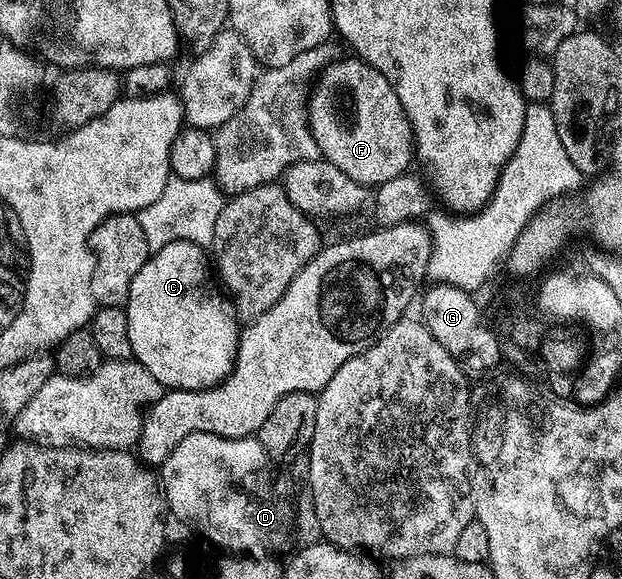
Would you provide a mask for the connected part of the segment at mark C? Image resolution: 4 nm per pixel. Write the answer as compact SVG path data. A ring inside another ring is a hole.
M190 241L169 242L162 249L154 251L143 270L135 274L123 305L127 314L127 338L131 342L132 359L138 360L147 374L159 381L165 390L212 388L229 375L237 357L239 316L233 301L215 283L210 265L209 268L205 265L205 256L207 260L206 249Z

